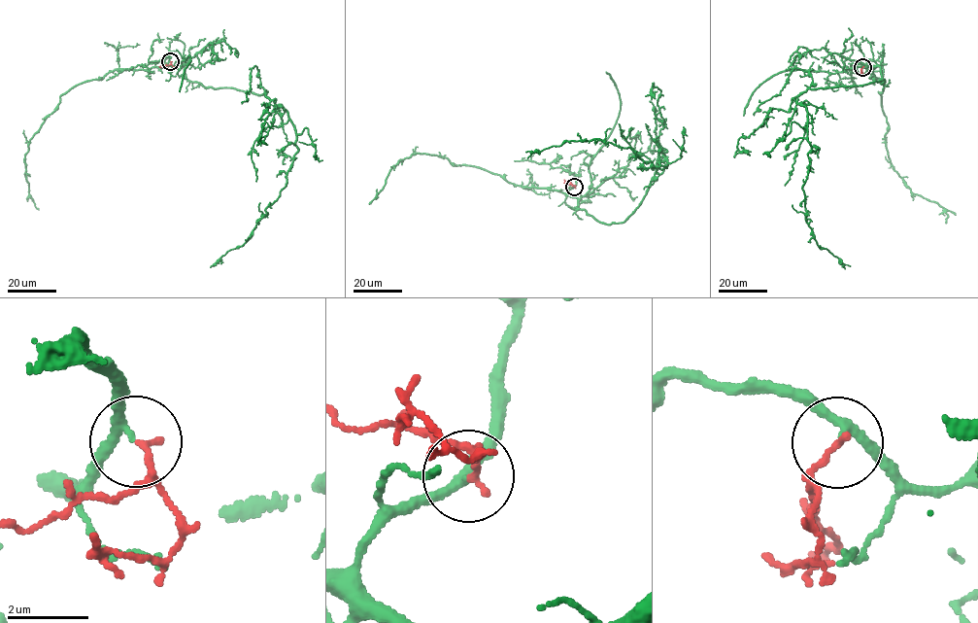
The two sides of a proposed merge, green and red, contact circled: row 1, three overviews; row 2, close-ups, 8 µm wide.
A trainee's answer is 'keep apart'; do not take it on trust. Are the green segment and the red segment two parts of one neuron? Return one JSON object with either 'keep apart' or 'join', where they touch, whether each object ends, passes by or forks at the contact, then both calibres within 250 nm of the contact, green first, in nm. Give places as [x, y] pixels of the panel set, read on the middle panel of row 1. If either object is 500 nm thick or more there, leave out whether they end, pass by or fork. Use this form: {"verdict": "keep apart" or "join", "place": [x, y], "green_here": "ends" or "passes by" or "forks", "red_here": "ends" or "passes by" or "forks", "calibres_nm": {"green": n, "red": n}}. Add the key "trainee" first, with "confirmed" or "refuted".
{"trainee": "refuted", "verdict": "join", "place": [574, 187], "green_here": "passes by", "red_here": "ends", "calibres_nm": {"green": 190, "red": 160}}

